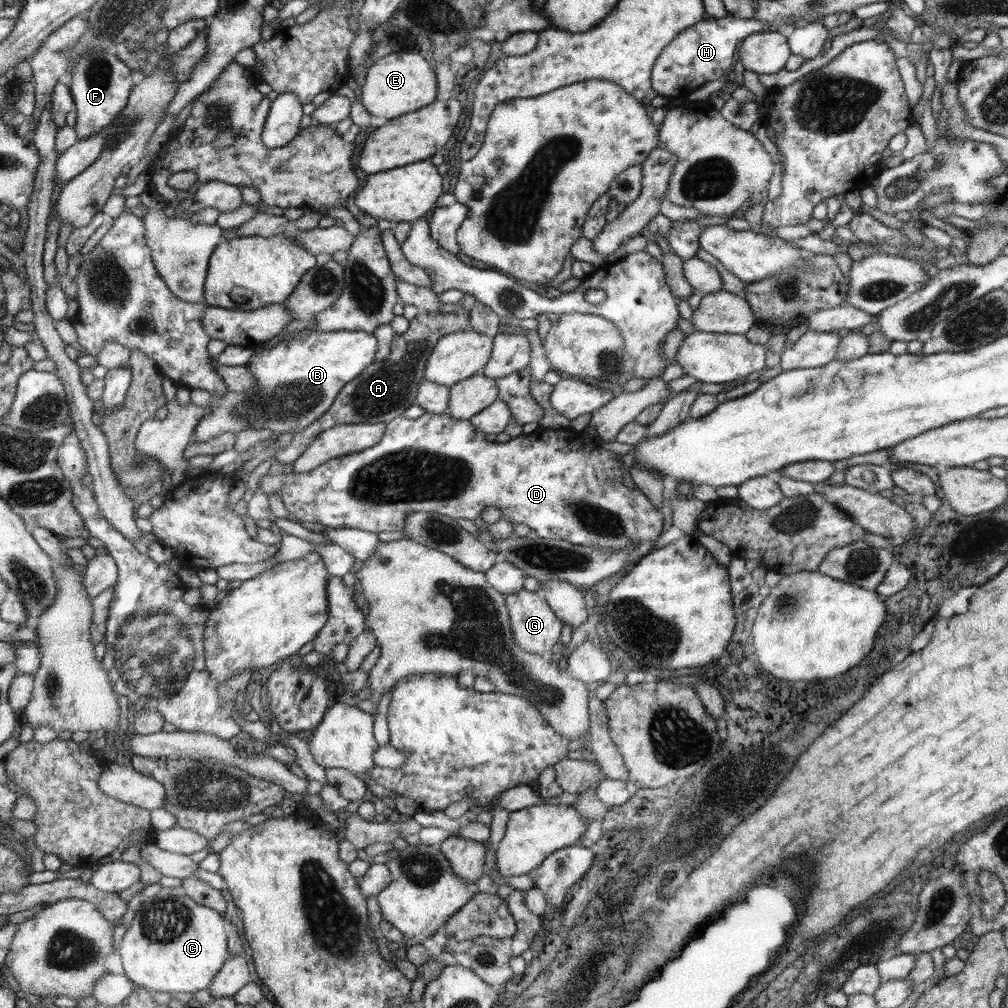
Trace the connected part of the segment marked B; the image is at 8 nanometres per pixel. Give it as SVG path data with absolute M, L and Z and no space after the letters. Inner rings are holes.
M308 330L300 338L280 342L271 350L253 355L247 368L257 380L254 389L244 393L229 390L224 397L201 389L191 390L191 402L207 410L195 429L192 443L207 442L228 432L237 435L244 428L272 431L274 437L296 434L321 419L342 389L372 366L378 352L379 337L374 333Z

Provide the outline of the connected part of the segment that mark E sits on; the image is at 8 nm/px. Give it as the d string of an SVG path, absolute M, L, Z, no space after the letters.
M392 52L368 67L366 81L360 89L358 99L371 115L389 121L434 103L438 94L436 83L434 70L426 62L426 58L412 52Z

